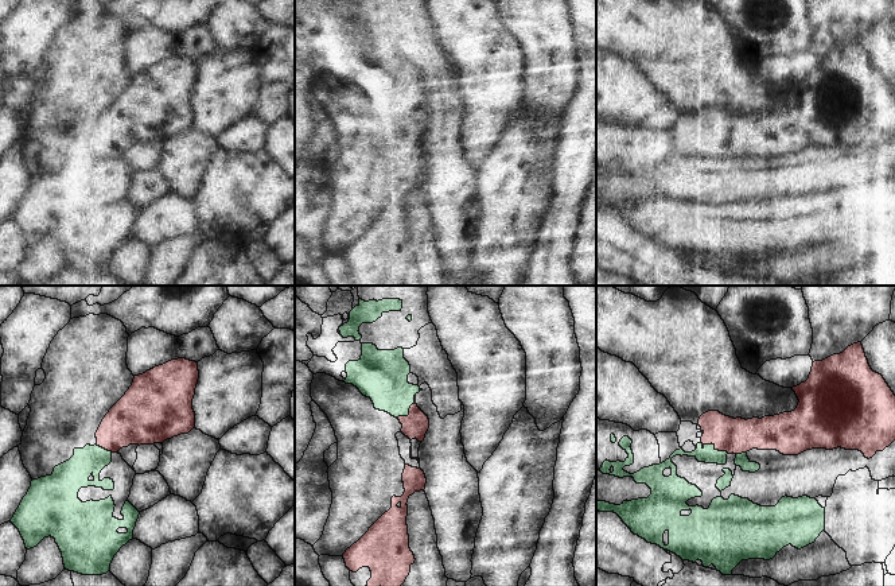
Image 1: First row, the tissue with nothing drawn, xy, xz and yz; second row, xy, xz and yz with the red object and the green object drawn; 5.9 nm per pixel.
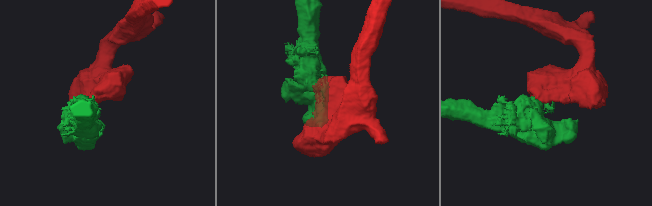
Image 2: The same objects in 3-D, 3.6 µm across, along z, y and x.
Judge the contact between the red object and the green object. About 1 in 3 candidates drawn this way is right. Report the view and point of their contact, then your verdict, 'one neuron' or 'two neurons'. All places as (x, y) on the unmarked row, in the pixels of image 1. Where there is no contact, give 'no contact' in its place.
meets red in yz at (715, 146); two neurons

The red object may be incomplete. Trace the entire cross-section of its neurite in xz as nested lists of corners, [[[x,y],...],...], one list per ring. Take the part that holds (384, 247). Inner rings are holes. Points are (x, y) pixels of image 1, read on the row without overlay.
[[[405,163],[404,193],[392,195],[392,206],[343,252],[355,286],[400,286],[410,271],[415,253],[409,247],[408,197],[425,187],[421,167]]]

